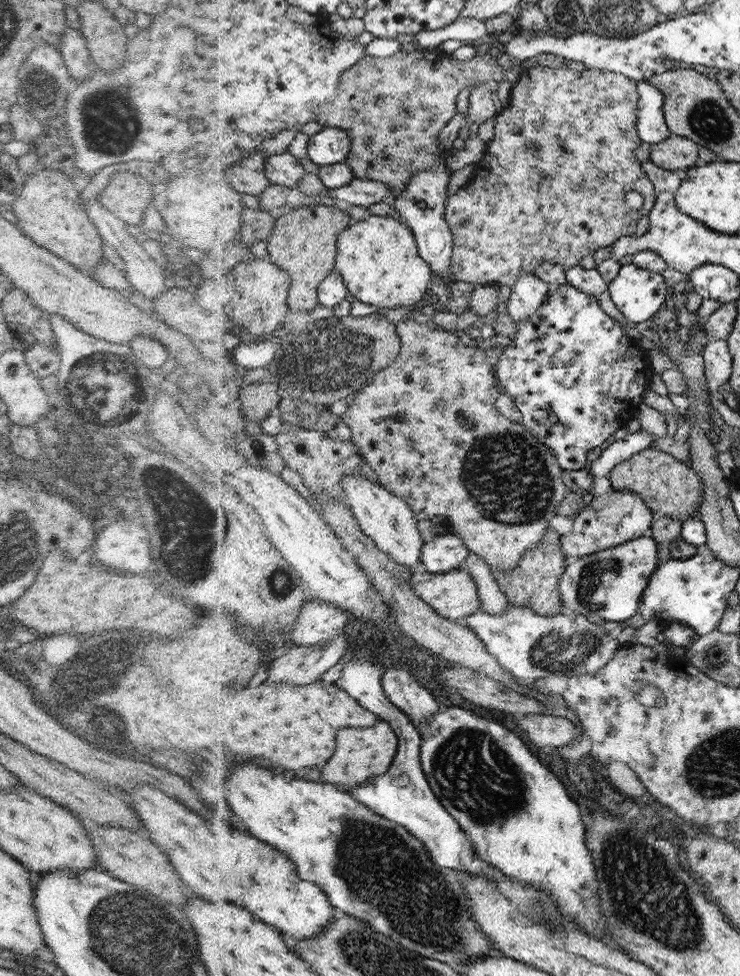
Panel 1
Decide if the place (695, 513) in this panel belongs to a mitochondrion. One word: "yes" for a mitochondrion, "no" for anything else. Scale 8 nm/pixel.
no

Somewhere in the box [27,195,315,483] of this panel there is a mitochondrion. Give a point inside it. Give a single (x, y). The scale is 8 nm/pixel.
(66, 441)

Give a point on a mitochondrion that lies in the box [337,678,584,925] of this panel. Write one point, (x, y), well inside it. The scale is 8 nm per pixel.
(471, 768)

